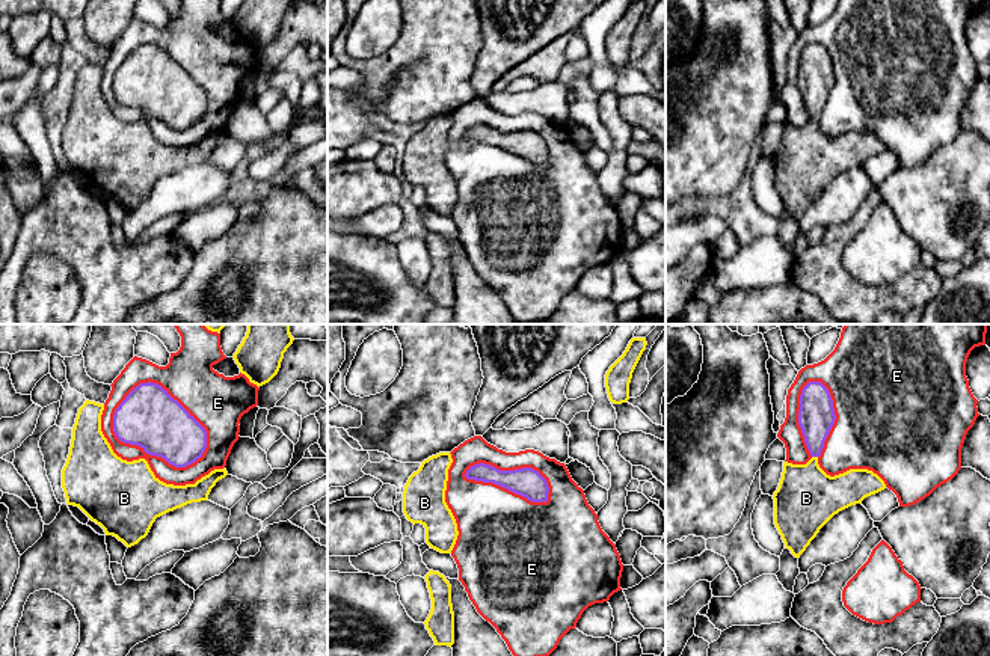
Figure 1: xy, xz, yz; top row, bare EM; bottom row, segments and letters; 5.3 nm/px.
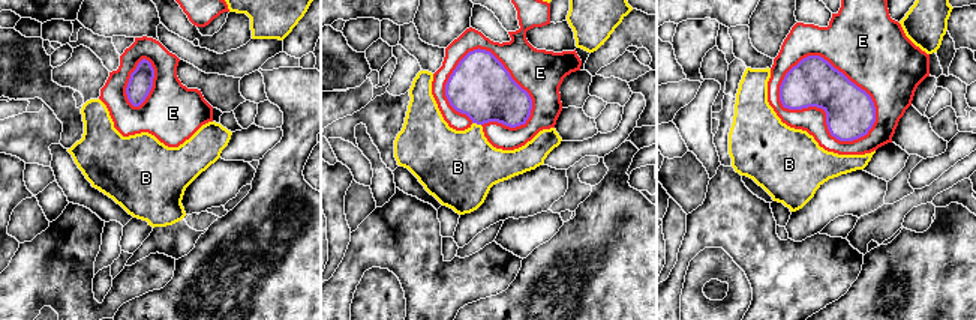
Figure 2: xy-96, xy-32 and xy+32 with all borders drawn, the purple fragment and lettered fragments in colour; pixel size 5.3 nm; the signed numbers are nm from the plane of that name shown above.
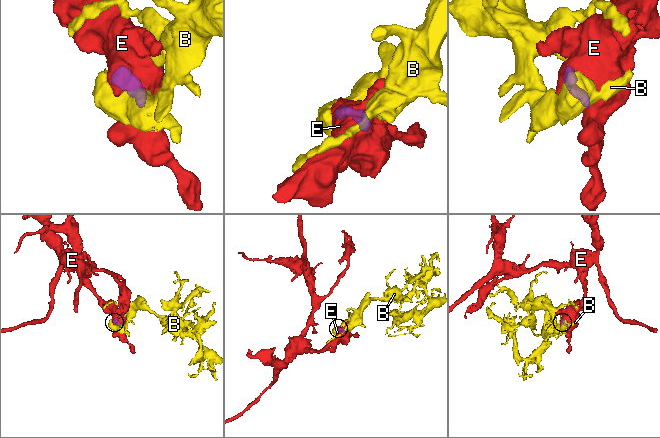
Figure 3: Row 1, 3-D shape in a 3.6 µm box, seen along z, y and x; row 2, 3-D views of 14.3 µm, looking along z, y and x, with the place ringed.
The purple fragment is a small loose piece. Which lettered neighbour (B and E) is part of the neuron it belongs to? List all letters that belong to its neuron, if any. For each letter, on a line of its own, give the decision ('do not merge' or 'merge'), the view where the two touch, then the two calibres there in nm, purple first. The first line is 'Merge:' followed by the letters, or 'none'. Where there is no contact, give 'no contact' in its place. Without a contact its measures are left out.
Merge: B
B: merge | yz | 190/320 nm
E: do not merge | xy | 320/100 nm

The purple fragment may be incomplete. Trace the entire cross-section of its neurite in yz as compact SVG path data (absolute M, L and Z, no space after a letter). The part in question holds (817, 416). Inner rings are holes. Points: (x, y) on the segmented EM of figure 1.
M809 382L800 395L798 425L812 458L806 464L785 461L773 495L774 525L795 558L835 514L886 489L868 469L830 477L819 467L818 457L835 419L829 389L821 382Z

